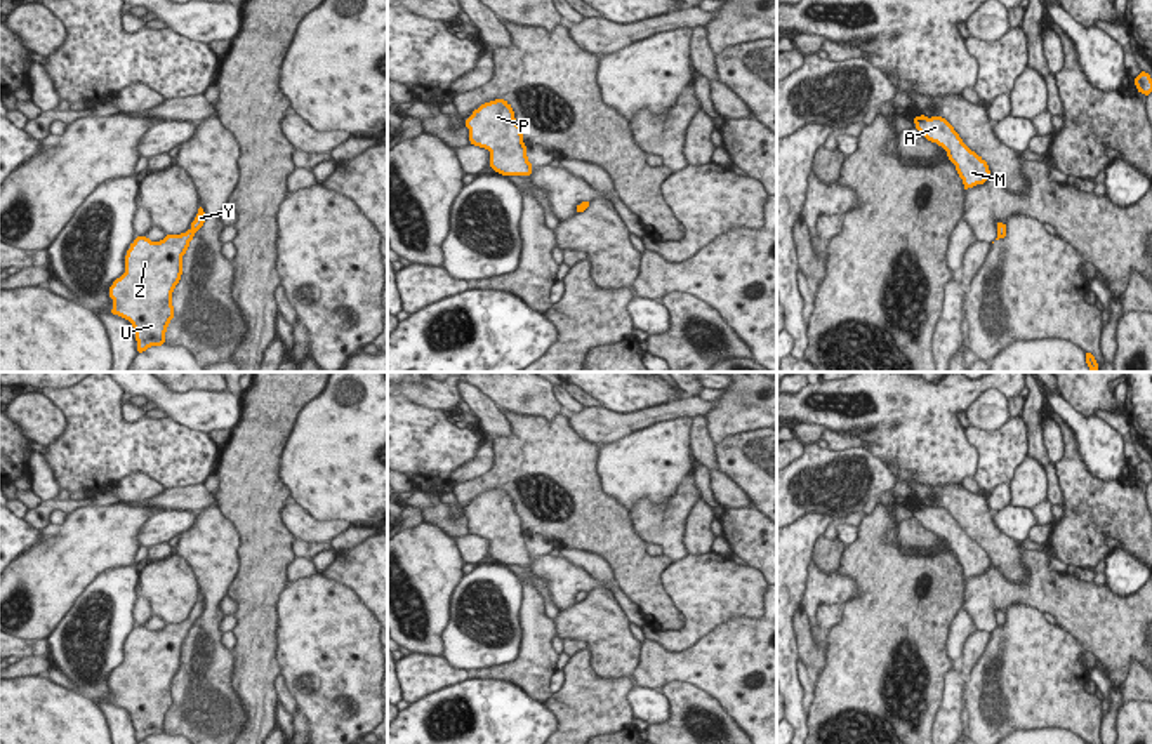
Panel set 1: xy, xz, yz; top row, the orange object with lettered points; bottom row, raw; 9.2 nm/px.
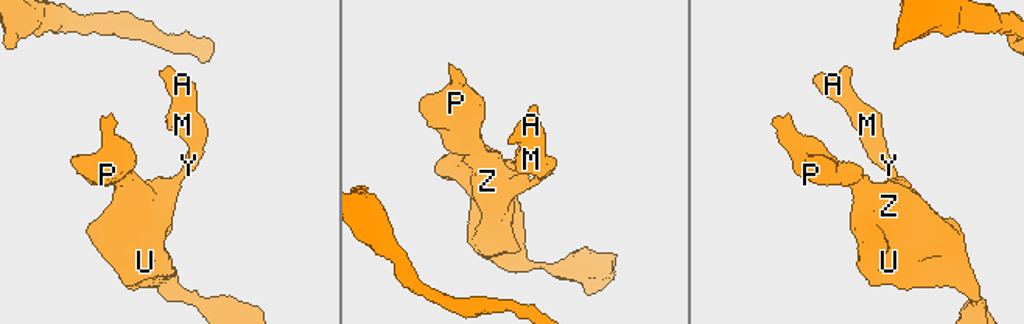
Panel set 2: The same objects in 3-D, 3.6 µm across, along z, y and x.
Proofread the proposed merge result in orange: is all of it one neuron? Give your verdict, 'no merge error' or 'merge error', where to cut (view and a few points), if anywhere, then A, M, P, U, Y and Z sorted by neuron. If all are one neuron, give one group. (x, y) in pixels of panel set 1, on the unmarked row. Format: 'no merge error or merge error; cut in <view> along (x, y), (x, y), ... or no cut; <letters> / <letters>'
no merge error; no cut; A M P U Y Z

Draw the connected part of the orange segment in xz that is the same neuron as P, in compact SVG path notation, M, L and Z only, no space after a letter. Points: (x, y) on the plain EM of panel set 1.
M495 488L481 494L466 509L469 530L490 541L490 556L502 565L530 565L532 553L526 546L521 516L511 494Z

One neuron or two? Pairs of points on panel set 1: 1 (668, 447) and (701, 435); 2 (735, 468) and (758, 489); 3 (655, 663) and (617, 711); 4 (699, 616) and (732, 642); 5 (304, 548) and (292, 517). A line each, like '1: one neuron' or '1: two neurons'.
1: two neurons
2: one neuron
3: two neurons
4: two neurons
5: two neurons

